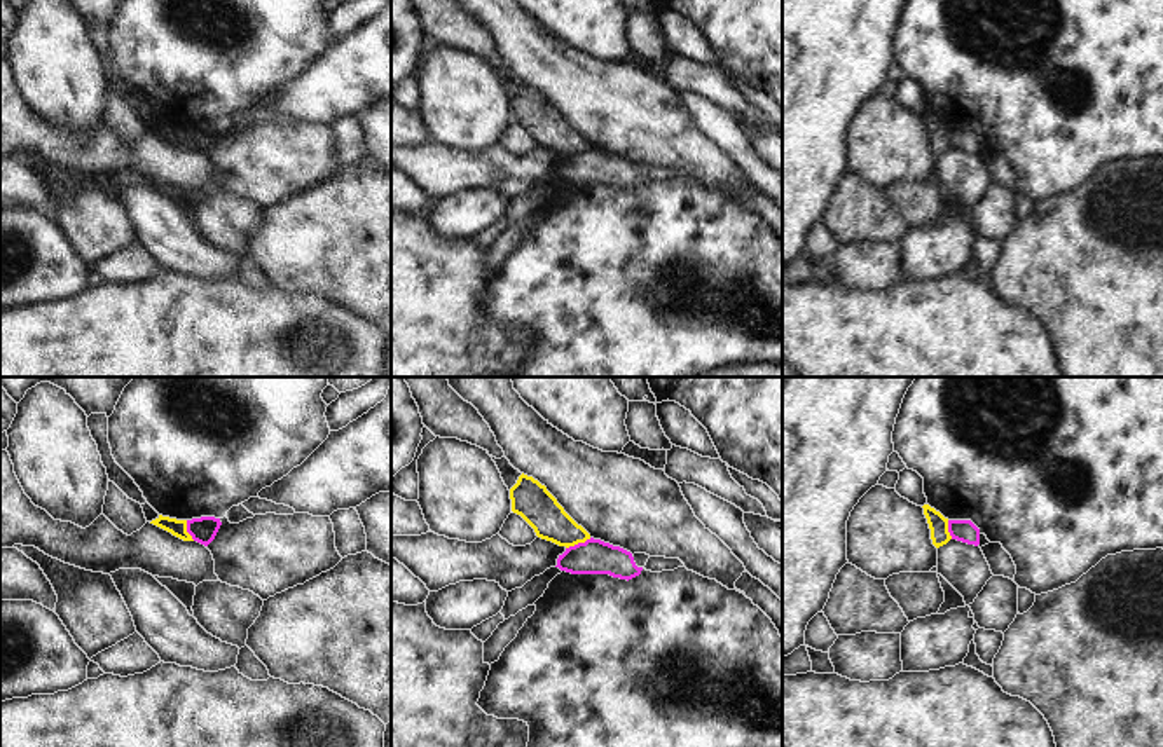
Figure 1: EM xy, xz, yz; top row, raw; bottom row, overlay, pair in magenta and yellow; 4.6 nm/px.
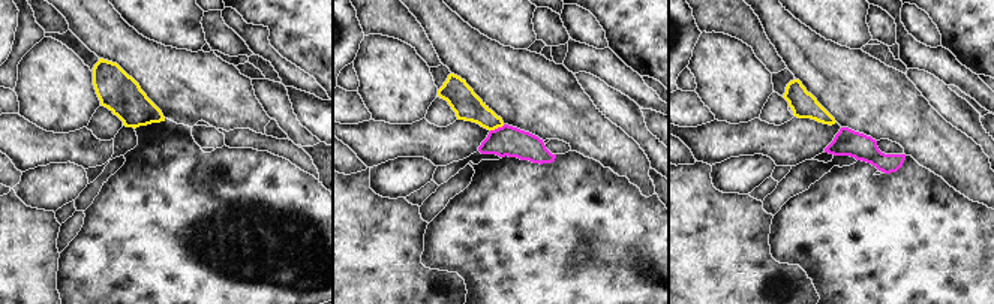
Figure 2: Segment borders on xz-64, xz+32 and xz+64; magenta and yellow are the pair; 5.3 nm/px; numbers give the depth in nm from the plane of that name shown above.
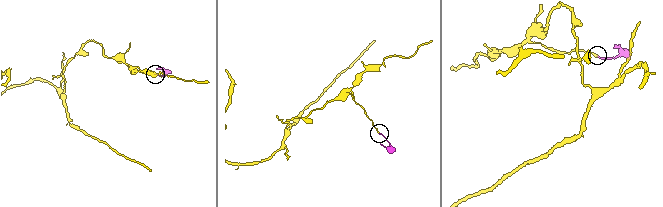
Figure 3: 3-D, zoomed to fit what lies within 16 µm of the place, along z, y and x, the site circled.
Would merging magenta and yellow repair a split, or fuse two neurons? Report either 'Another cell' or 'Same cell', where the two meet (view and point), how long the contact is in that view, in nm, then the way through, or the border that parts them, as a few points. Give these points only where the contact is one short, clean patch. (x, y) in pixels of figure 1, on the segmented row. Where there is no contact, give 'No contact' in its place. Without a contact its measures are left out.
Another cell. Touches magenta at xz (578, 543). Shared border 130 nm. Boundary: xz (591, 538), (566, 548)

